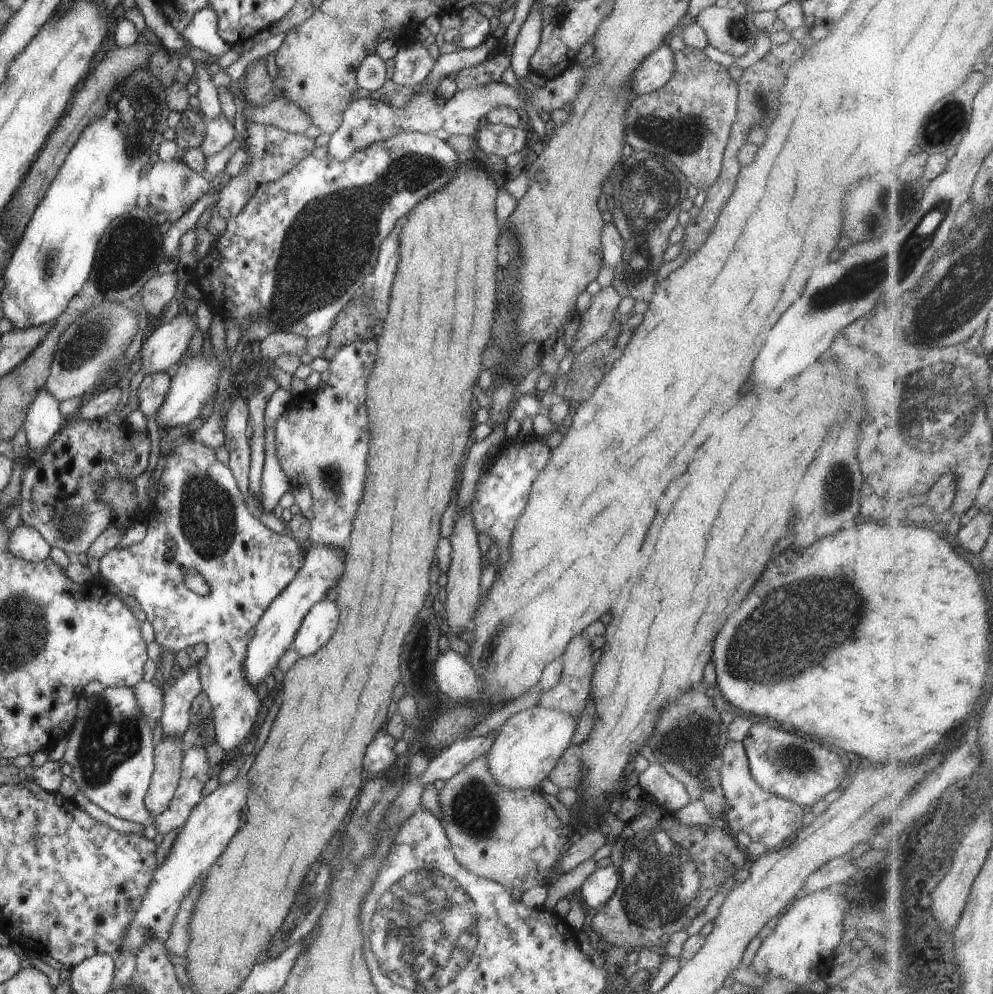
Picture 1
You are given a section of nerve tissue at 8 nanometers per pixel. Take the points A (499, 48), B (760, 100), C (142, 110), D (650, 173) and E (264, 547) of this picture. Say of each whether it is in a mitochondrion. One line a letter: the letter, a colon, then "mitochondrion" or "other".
A: other
B: mitochondrion
C: mitochondrion
D: mitochondrion
E: other

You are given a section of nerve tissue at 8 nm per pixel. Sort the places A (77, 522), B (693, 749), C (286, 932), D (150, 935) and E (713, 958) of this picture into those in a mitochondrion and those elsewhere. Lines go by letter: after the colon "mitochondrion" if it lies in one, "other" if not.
A: mitochondrion
B: mitochondrion
C: other
D: other
E: other

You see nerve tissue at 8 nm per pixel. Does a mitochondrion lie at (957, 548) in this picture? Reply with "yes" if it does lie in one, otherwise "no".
no

